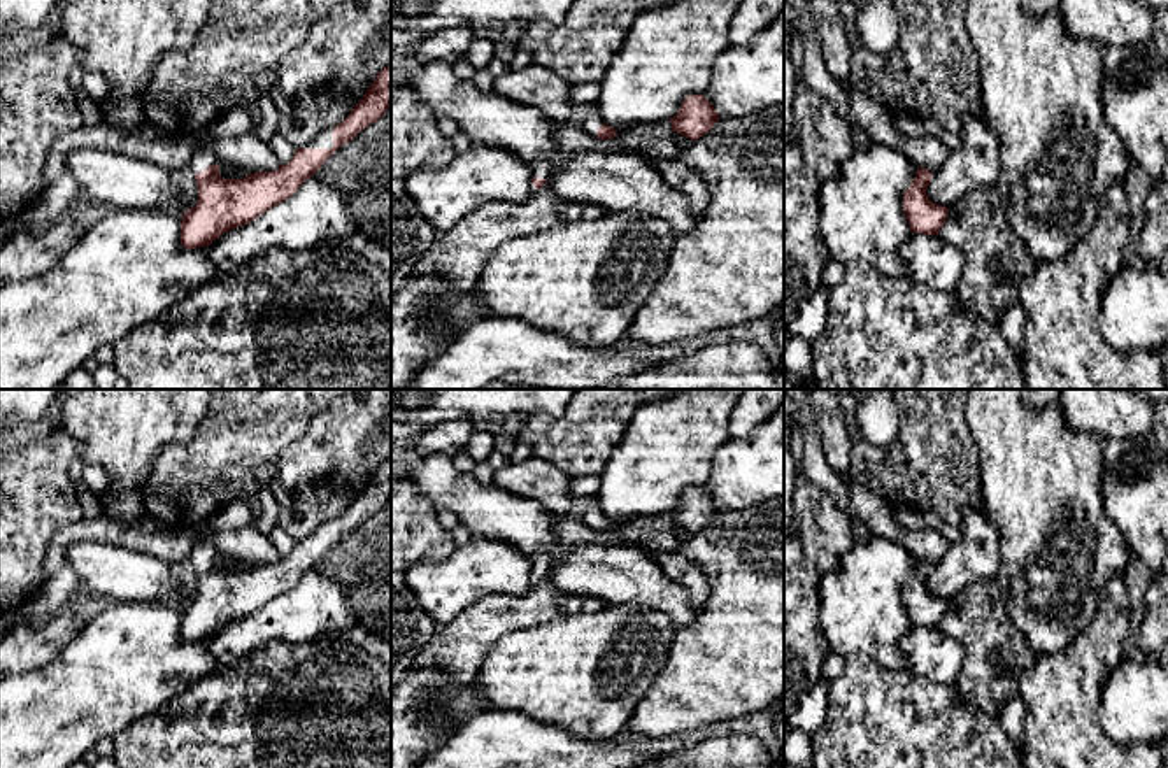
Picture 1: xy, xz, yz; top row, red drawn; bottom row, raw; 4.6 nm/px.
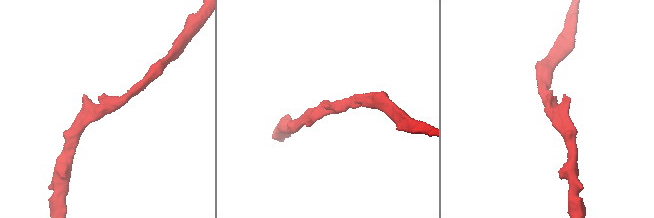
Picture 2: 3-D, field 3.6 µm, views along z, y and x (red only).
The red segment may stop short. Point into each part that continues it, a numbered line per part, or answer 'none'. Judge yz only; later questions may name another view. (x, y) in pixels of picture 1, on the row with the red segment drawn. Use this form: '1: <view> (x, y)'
none

